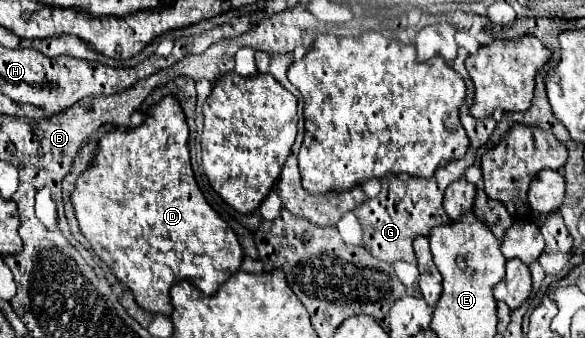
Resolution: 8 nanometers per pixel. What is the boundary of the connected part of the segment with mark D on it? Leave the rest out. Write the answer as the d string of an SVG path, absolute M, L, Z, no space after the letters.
M165 97L149 111L141 127L125 133L113 131L99 141L93 165L79 175L77 189L71 195L81 233L87 237L97 257L107 263L113 275L131 289L135 301L151 315L171 315L169 289L173 283L189 279L205 295L215 295L217 289L237 273L243 261L237 235L211 209L193 179L187 139L189 129L179 101Z

